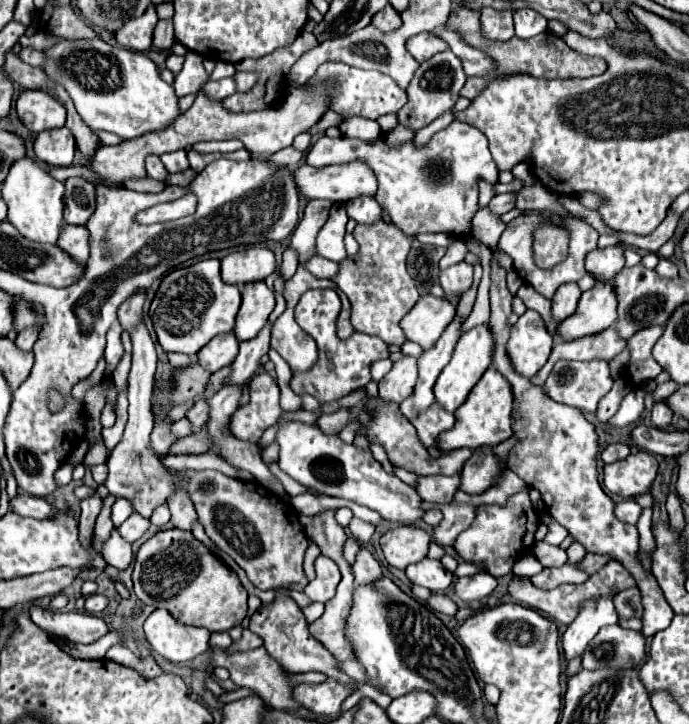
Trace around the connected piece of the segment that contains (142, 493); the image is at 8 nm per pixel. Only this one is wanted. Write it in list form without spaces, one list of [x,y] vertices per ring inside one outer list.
[[[140,324],[132,334],[132,370],[130,370],[130,378],[128,378],[128,424],[124,430],[124,438],[120,440],[120,444],[110,452],[110,474],[104,482],[104,486],[110,490],[110,494],[114,494],[116,498],[128,498],[134,502],[136,512],[140,512],[144,518],[150,518],[154,506],[166,502],[166,498],[170,496],[178,474],[166,472],[166,468],[162,468],[160,464],[160,456],[148,450],[148,440],[150,440],[150,432],[154,428],[154,414],[152,414],[152,390],[154,390],[154,374],[156,374],[156,350],[154,350],[154,342],[146,330],[144,324]]]

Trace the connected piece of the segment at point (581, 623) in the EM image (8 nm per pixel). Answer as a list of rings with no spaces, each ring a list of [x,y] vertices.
[[[592,600],[592,604],[584,604],[580,616],[568,626],[562,636],[564,658],[566,662],[584,654],[590,640],[604,624],[616,624],[618,616],[612,600]]]

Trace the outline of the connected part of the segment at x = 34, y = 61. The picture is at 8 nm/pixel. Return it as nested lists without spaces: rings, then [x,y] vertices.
[[[22,48],[20,56],[22,56],[22,62],[30,66],[38,66],[38,68],[42,68],[42,64],[48,62],[48,56],[44,56],[44,52],[36,52],[32,48]]]

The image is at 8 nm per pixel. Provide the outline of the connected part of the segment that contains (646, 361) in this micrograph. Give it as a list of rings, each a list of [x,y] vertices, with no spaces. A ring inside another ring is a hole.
[[[650,326],[644,330],[638,330],[628,342],[630,342],[630,372],[626,376],[630,382],[648,382],[654,380],[662,368],[652,356],[652,346],[662,336],[662,326]],[[642,374],[642,376],[640,376]],[[646,374],[646,376],[644,376]]]

